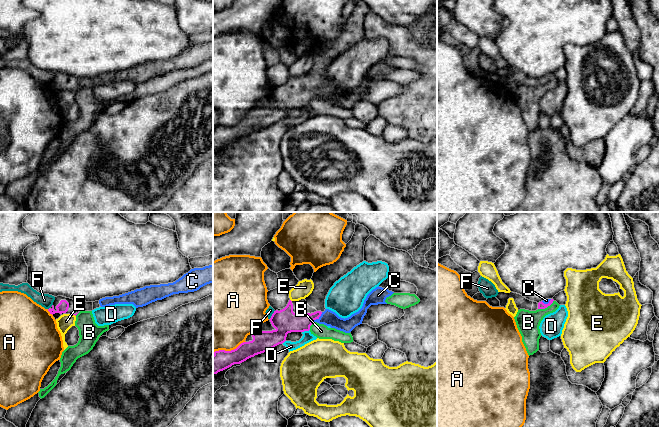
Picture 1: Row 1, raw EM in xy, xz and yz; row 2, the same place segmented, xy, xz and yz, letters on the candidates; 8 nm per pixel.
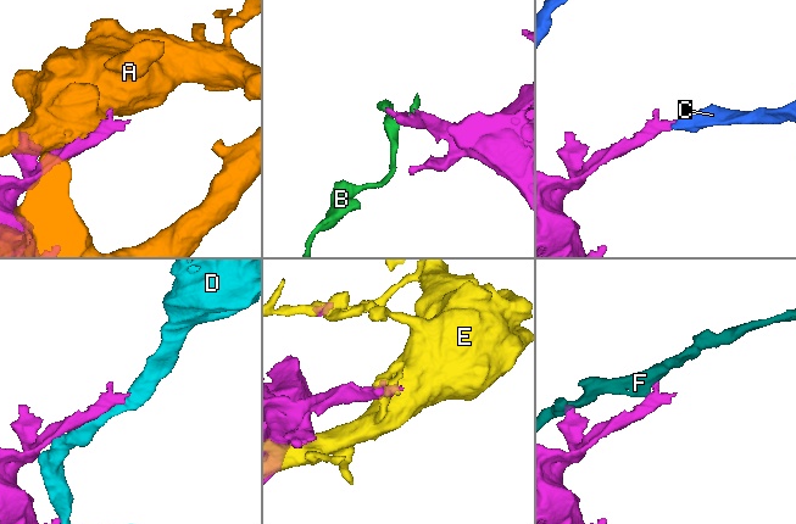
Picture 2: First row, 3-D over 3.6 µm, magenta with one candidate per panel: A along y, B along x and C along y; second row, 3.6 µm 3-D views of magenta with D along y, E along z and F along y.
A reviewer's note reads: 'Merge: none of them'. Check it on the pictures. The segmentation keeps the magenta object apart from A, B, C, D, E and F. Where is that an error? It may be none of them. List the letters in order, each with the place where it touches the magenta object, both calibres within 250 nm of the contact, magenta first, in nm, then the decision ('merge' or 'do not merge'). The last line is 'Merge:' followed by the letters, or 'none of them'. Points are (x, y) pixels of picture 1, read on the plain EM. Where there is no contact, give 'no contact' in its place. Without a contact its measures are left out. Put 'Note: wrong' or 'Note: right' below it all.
A: meets magenta in xz at (229, 127); 160 nm thick on the magenta side, 460 nm on the other; do not merge
B: meets magenta in yz at (546, 83); 60 nm thick on the magenta side, 190 nm on the other; do not merge
C: meets magenta in xz at (318, 93); 170 nm thick on the magenta side, 130 nm on the other; merge
D: meets magenta in xz at (305, 106); 200 nm thick on the magenta side, 90 nm on the other; do not merge
E: meets magenta in xy at (74, 90); 20 nm thick on the magenta side, 120 nm on the other; do not merge
F: meets magenta in xz at (272, 91); 200 nm thick on the magenta side, 60 nm on the other; do not merge
Merge: C
Note: wrong

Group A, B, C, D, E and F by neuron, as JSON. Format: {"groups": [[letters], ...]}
{"groups": [["A"], ["B"], ["C"], ["D"], ["E"], ["F"]]}

